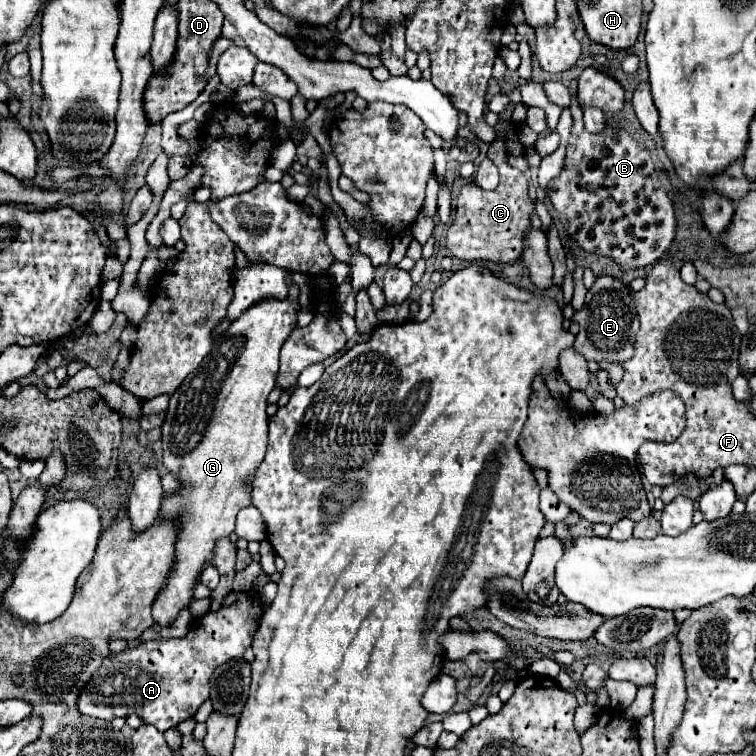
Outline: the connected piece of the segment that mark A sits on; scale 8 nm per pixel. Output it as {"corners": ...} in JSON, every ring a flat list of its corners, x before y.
{"corners":[[232,591,222,599,220,609,202,615,186,637,152,639,122,653,110,653,80,691,78,711,104,721,136,713,142,723,150,723,158,731,176,727,180,721,194,717,208,699,214,669,228,659,242,659,244,651,252,645,264,609,266,605,256,591]]}

